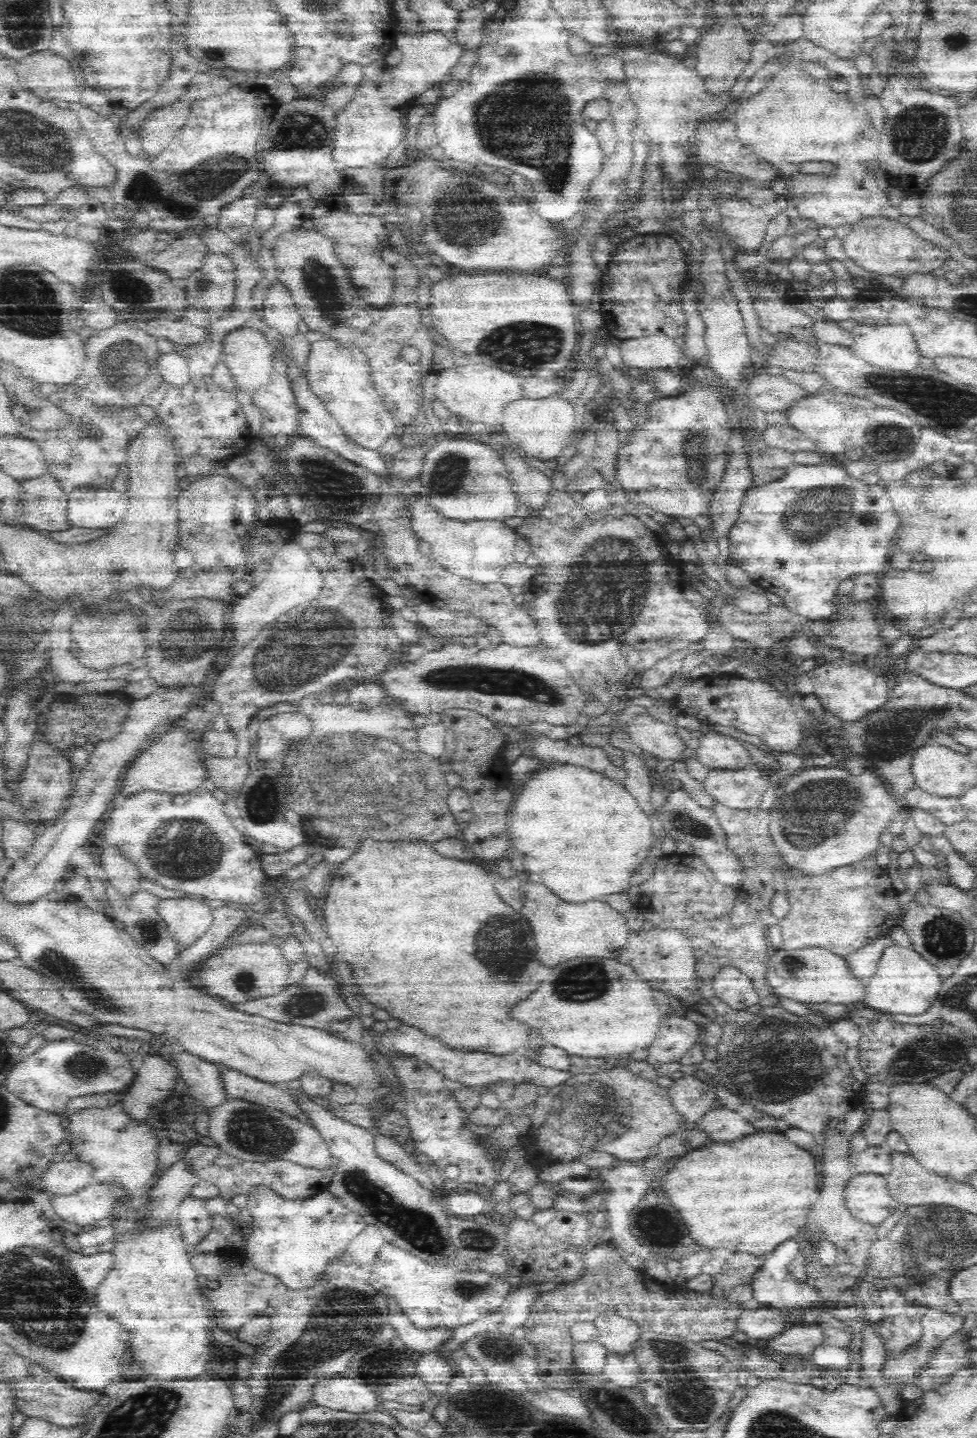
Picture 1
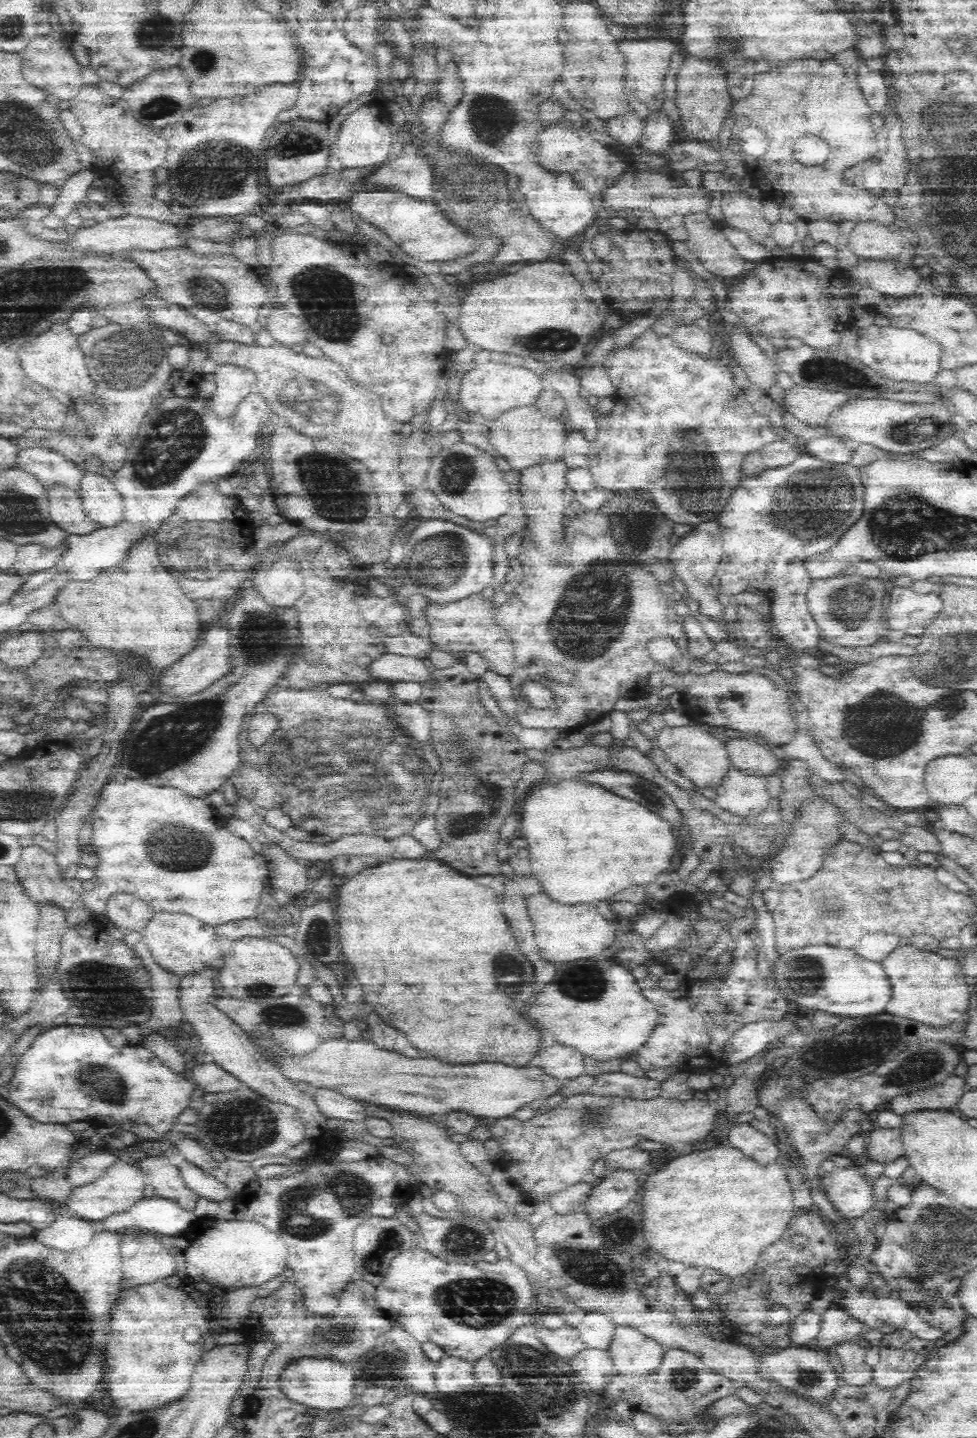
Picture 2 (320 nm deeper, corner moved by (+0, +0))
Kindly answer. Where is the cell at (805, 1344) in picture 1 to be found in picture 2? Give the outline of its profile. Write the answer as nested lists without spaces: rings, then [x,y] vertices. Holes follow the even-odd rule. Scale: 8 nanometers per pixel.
[[[830,1306],[821,1314],[822,1324],[815,1342],[818,1349],[831,1350],[837,1344],[854,1341],[867,1330],[862,1323],[850,1318],[836,1306]]]

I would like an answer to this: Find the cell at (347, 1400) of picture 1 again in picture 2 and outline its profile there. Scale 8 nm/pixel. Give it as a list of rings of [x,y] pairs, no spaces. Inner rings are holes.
[[[302,1358],[282,1372],[282,1391],[290,1400],[310,1408],[316,1408],[316,1416],[328,1414],[332,1410],[342,1410],[354,1404],[356,1400],[356,1382],[354,1372],[350,1370],[352,1364],[334,1362],[328,1359]]]

